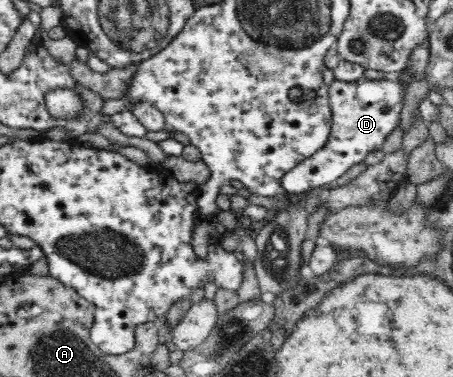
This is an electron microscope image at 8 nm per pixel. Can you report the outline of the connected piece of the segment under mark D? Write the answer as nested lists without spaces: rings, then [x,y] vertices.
[[[428,40],[415,46],[415,49],[409,54],[407,67],[402,71],[405,75],[403,80],[397,80],[396,76],[382,80],[369,80],[366,77],[361,77],[353,82],[333,80],[328,85],[328,103],[332,113],[329,139],[319,151],[315,151],[311,157],[299,162],[299,165],[283,175],[281,187],[285,194],[299,194],[329,184],[331,181],[339,179],[341,175],[345,175],[353,165],[364,161],[370,151],[380,149],[387,135],[397,127],[397,123],[400,121],[401,109],[403,109],[401,101],[403,101],[405,87],[418,82],[419,77],[426,73],[429,51]]]

